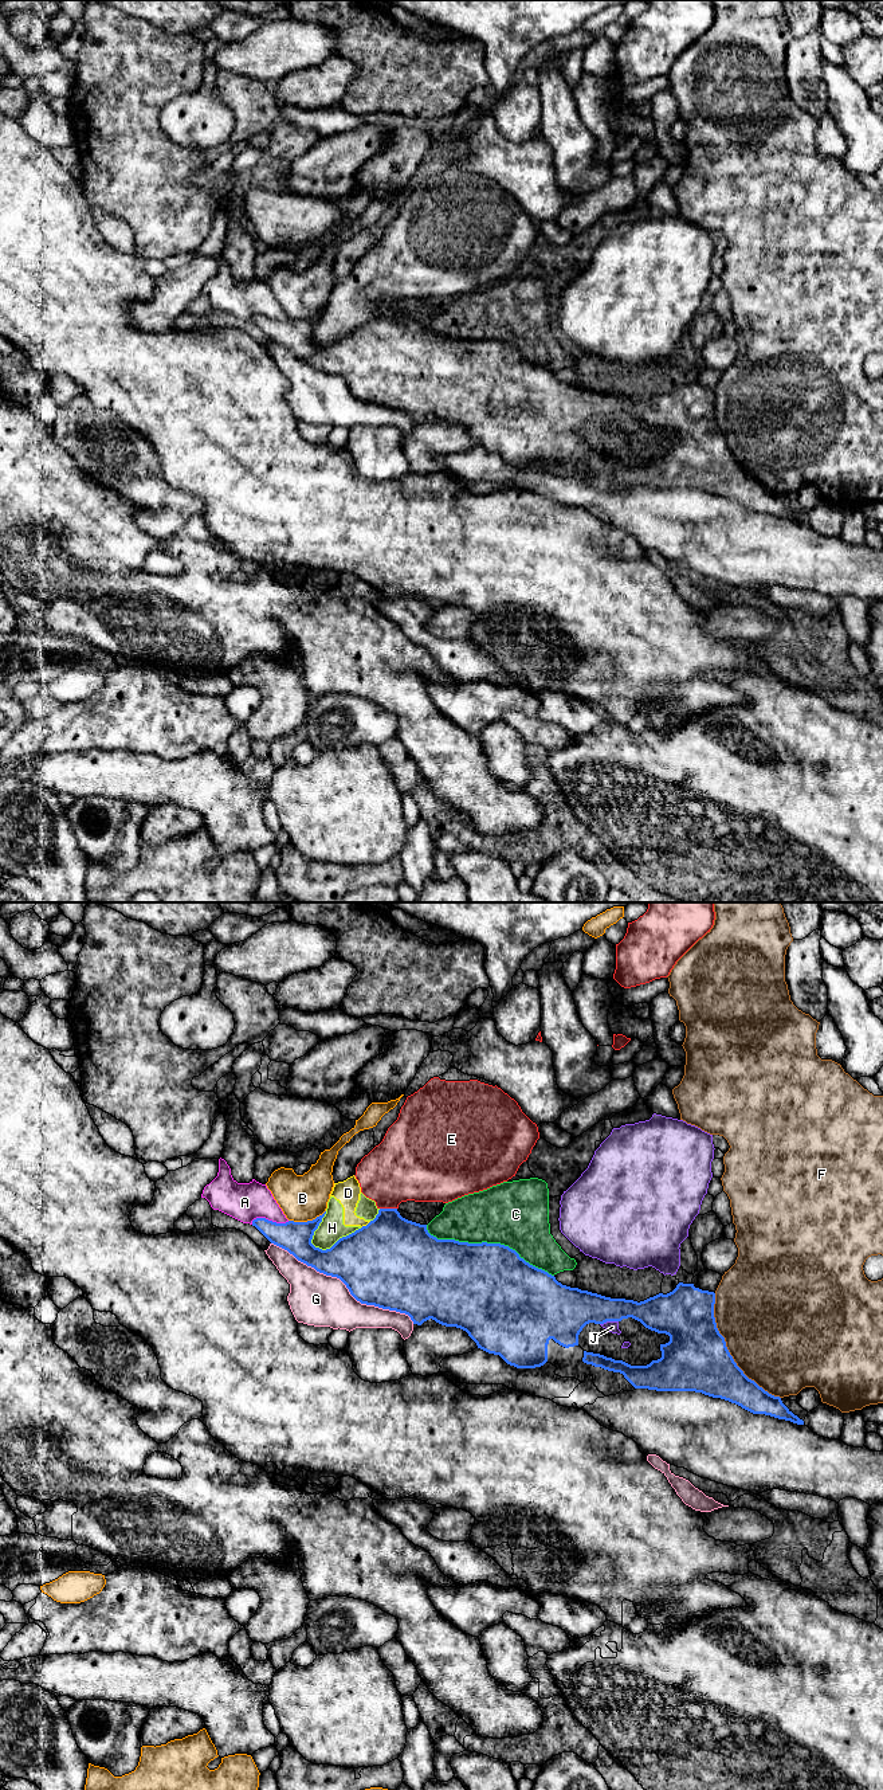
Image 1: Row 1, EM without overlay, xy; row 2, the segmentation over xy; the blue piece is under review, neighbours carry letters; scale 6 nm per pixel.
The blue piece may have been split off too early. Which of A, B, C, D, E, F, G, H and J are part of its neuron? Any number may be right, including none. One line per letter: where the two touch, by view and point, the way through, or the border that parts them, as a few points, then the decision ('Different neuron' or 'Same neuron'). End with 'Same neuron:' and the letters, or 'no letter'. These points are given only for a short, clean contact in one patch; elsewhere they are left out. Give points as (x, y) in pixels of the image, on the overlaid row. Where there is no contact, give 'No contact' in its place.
A: Touches blue at xy (269, 1221). Different neuron
B: Touches blue at xy (307, 1221). Different neuron
C: Touches blue at xy (486, 1242). Different neuron
D: Touches blue at xy (367, 1225). Boundary: xy (371, 1221), (361, 1228). Different neuron
E: Touches blue at xy (388, 1209). Boundary: xy (380, 1207), (396, 1209). Different neuron
F: Touches blue at xy (728, 1351). Different neuron
G: Touches blue at xy (345, 1284). Different neuron
H: Touches blue at xy (337, 1241). Different neuron
J: Touches blue at xy (608, 1320). Different neuron
Same neuron: no letter

